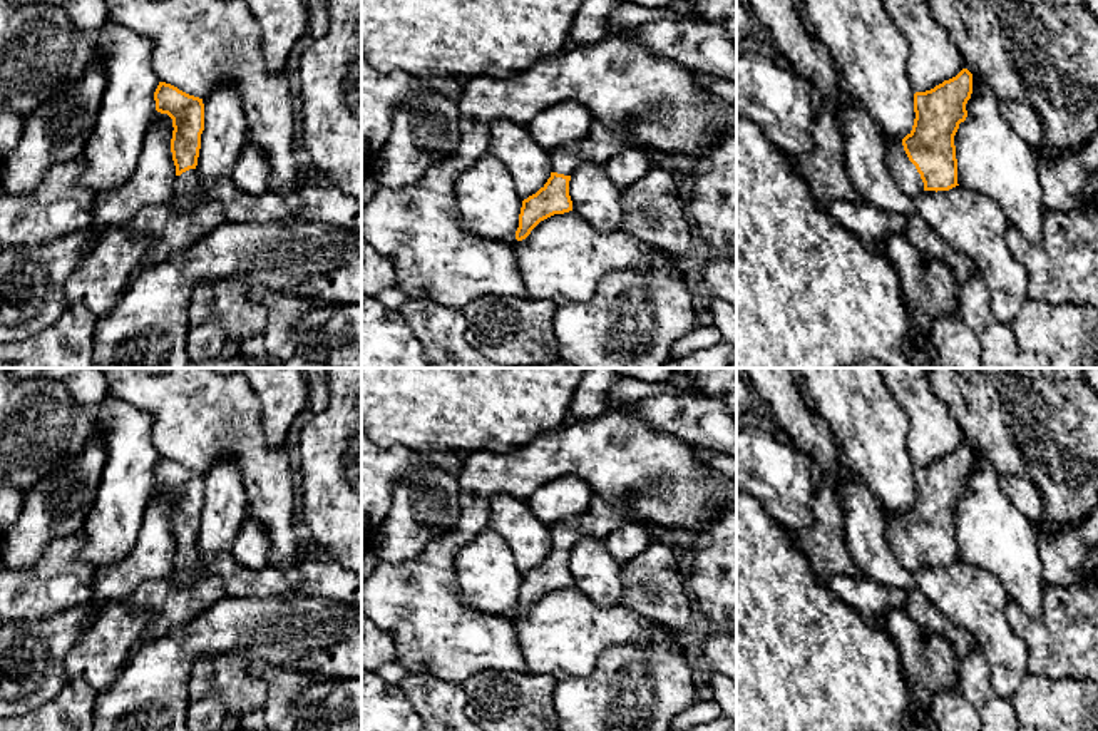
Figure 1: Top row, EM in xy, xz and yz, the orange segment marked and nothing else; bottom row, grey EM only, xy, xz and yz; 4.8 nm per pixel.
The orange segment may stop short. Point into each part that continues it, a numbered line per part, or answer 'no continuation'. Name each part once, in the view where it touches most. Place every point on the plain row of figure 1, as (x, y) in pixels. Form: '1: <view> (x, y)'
1: yz (904, 547)

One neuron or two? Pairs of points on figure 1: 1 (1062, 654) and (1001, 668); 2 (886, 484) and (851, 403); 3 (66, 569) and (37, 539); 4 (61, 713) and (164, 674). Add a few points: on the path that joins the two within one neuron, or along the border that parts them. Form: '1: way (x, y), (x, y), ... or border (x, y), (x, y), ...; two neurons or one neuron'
1: border (1011, 626), (1025, 644), (1026, 668), (1030, 671); two neurons
2: way (884, 464), (872, 445), (869, 424); one neuron
3: border (81, 531), (54, 539), (30, 569), (17, 571); two neurons
4: border (97, 695), (91, 713); two neurons

